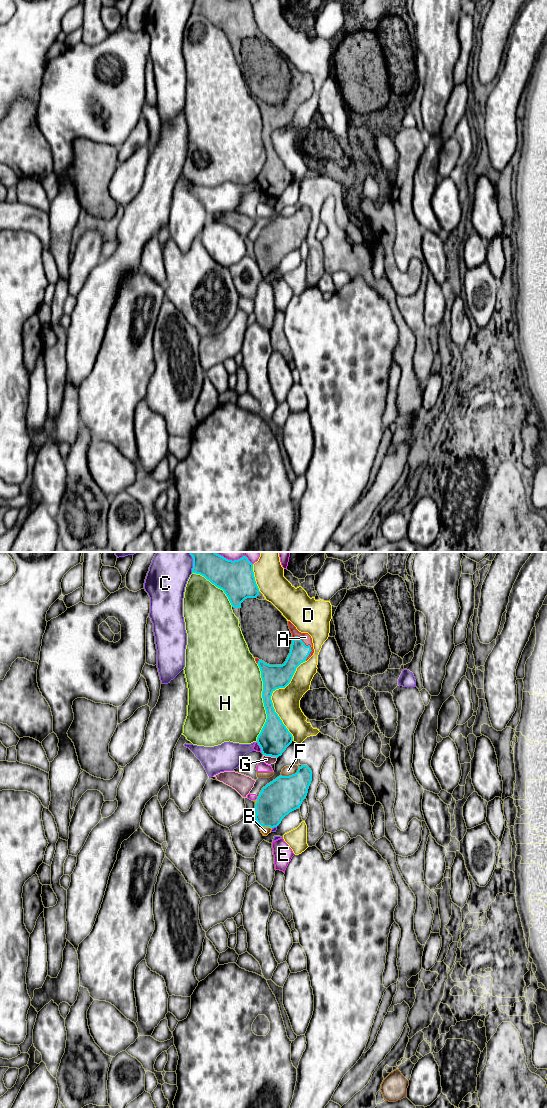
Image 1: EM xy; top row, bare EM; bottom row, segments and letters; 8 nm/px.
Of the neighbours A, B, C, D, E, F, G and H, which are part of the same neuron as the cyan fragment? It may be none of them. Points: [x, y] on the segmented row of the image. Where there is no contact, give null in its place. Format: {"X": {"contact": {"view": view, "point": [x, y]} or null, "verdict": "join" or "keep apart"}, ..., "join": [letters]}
{"A": {"contact": {"view": "xy", "point": [309, 646]}, "verdict": "join"}, "B": {"contact": {"view": "xy", "point": [265, 826]}, "verdict": "join"}, "C": {"contact": {"view": "xy", "point": [193, 562]}, "verdict": "keep apart"}, "D": {"contact": {"view": "xy", "point": [270, 697]}, "verdict": "keep apart"}, "E": {"contact": {"view": "xy", "point": [234, 560]}, "verdict": "keep apart"}, "F": {"contact": {"view": "xy", "point": [290, 775]}, "verdict": "keep apart"}, "G": {"contact": {"view": "xy", "point": [270, 755]}, "verdict": "keep apart"}, "H": {"contact": {"view": "xy", "point": [263, 702]}, "verdict": "keep apart"}, "join": ["A", "B"]}

